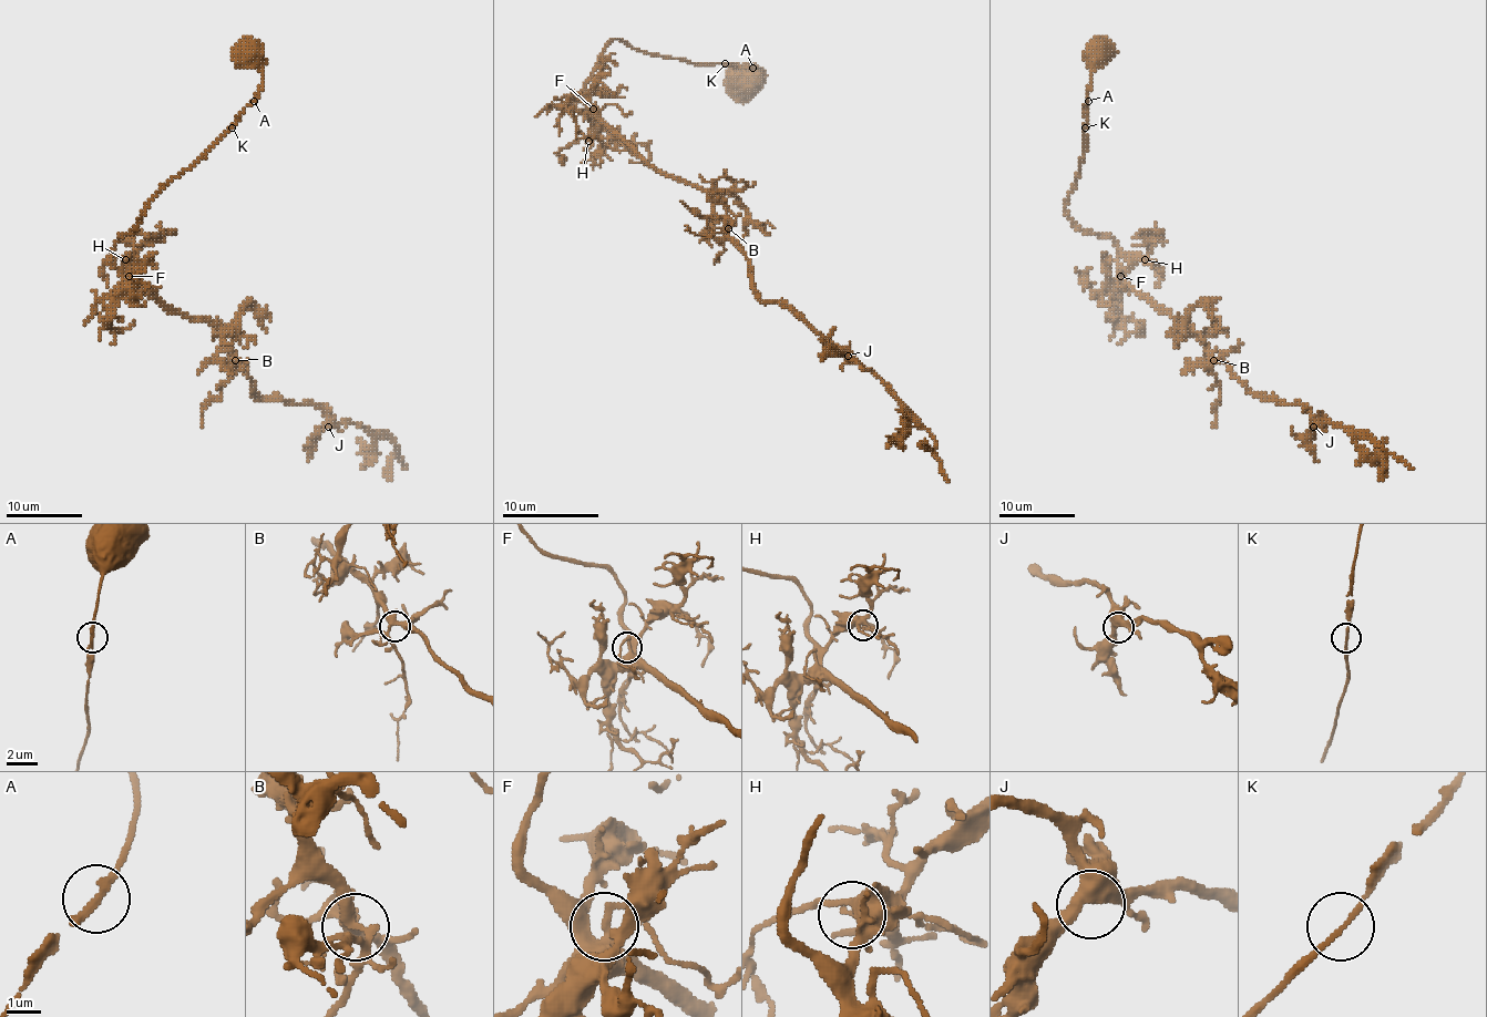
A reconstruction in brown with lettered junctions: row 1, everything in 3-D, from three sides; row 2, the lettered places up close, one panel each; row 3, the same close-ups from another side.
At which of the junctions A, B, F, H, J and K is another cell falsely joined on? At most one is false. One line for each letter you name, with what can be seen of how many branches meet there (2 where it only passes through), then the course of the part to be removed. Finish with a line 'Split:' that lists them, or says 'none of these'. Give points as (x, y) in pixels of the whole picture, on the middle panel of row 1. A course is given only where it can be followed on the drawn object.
Split: none of these

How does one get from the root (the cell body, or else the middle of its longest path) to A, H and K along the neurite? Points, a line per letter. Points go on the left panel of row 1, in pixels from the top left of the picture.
A: (248, 57), (262, 74), (262, 89), (254, 100)
H: (248, 57), (262, 74), (258, 96), (115, 243), (110, 262), (123, 269), (125, 259)
K: (248, 57), (262, 74), (262, 89), (232, 126)

